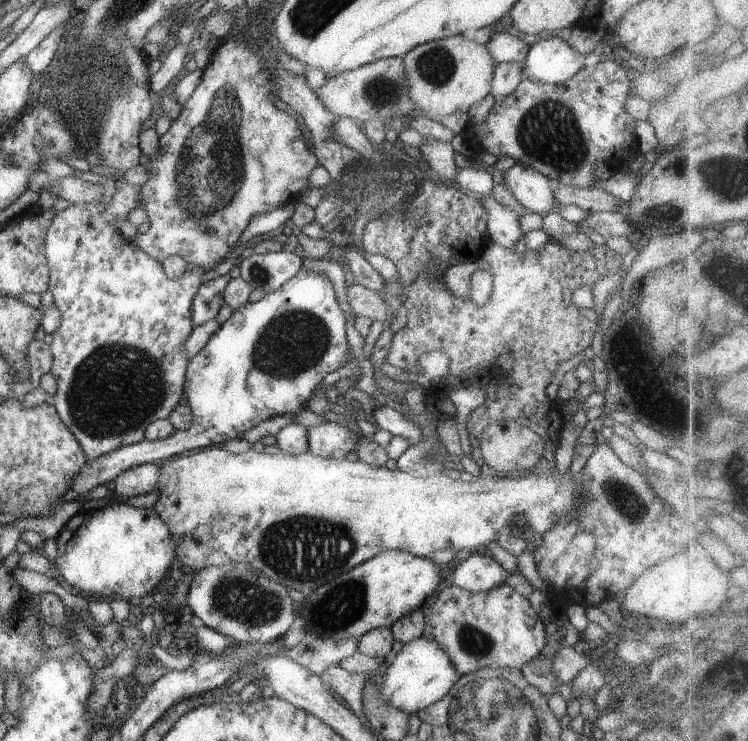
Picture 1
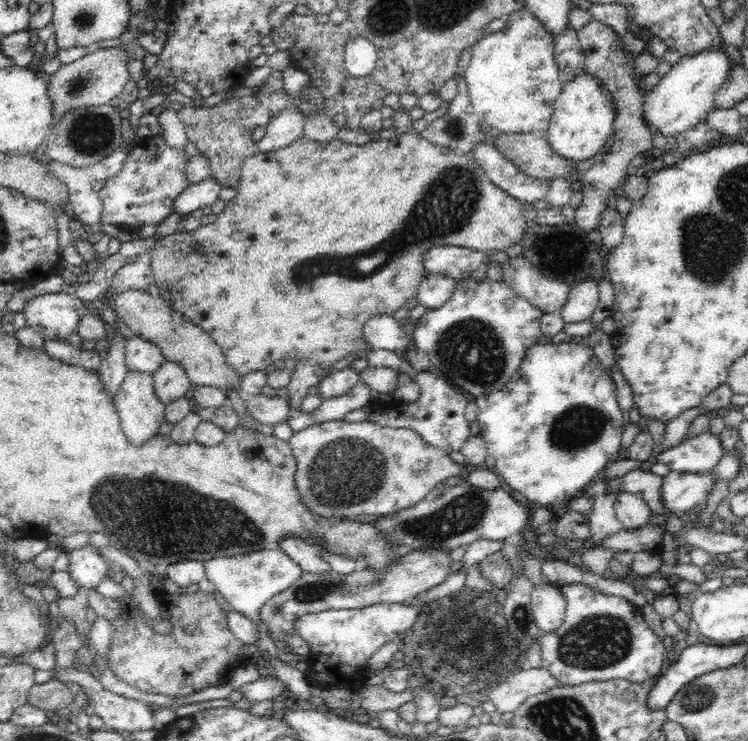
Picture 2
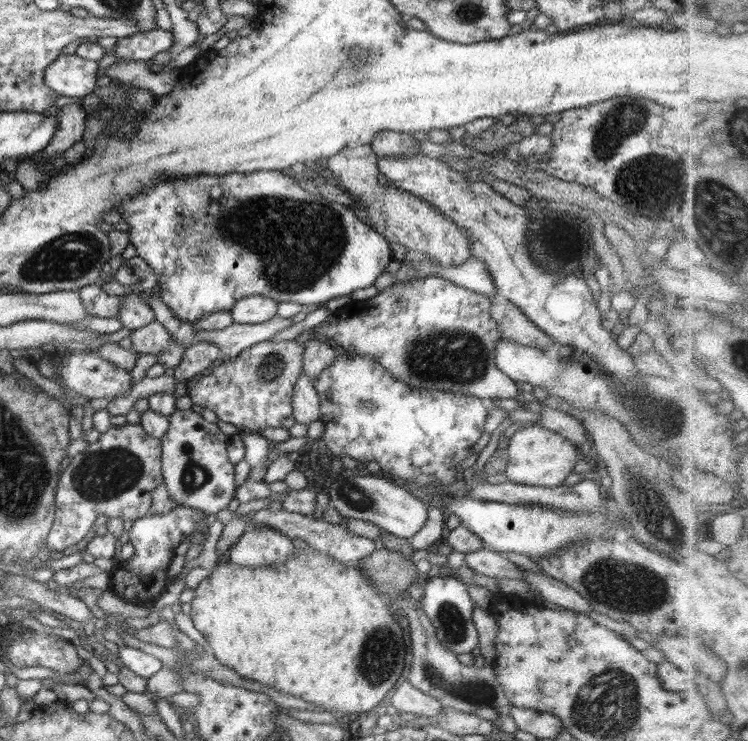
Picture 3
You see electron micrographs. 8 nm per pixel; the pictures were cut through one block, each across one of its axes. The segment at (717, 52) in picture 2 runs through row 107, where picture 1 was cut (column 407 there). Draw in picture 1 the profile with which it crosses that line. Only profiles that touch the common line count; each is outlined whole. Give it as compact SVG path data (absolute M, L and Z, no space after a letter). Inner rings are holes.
M422 636L402 647L390 666L384 670L383 678L384 682L378 689L380 698L406 714L414 714L442 700L458 682L460 674L442 646L436 640Z

